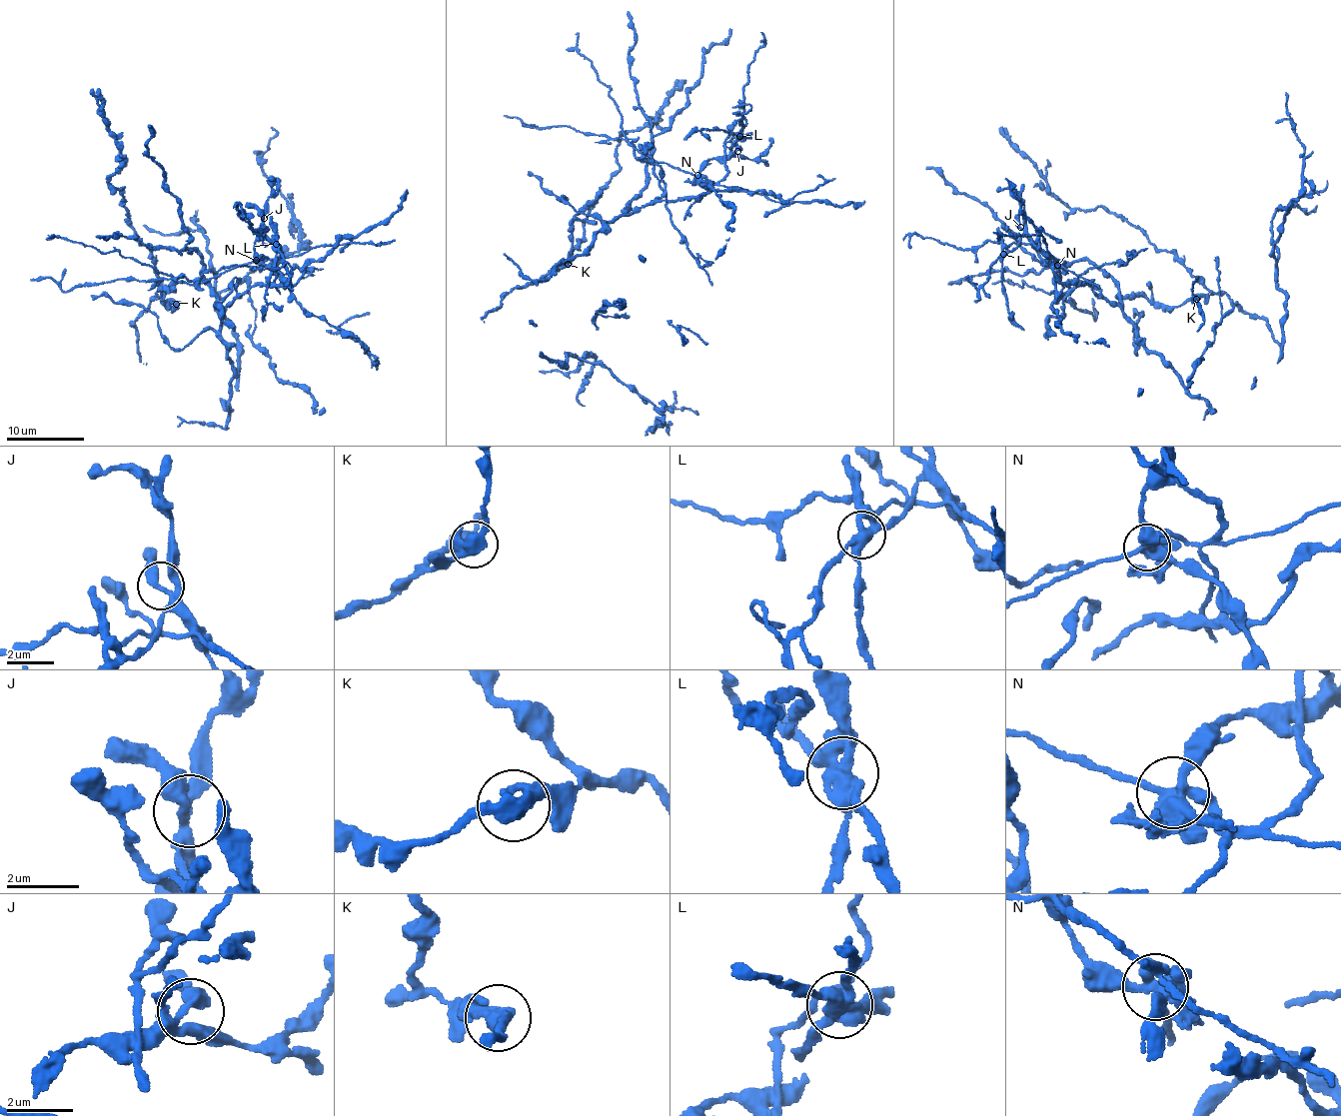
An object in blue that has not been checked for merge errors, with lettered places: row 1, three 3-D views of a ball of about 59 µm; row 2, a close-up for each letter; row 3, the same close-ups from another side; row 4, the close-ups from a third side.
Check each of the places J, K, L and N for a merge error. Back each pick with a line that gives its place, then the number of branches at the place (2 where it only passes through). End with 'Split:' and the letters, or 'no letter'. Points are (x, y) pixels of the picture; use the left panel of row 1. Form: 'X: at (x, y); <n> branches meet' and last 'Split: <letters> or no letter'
L: at (276, 244); 4 branches meet
N: at (256, 260); 5 branches meet
Split: L, N

